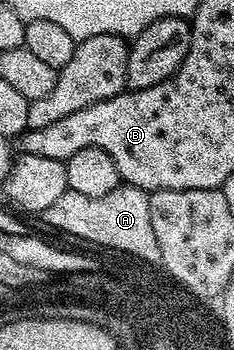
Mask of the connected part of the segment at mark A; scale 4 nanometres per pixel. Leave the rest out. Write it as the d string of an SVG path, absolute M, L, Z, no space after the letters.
M121 183L117 189L110 191L110 195L101 195L98 199L78 195L78 191L69 189L50 207L46 207L42 221L68 237L77 237L104 249L117 249L120 252L117 254L127 255L146 265L160 265L162 251L154 236L154 223L150 223L150 194L146 189Z

